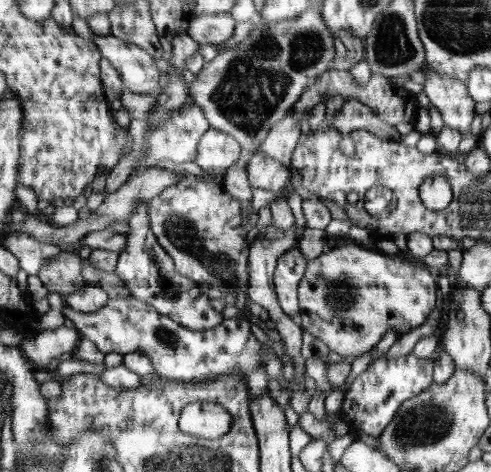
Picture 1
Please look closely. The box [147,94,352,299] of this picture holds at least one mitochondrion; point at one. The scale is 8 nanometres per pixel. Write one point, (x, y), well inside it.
(184, 235)

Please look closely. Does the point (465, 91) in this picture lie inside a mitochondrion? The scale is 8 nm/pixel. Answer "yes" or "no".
no

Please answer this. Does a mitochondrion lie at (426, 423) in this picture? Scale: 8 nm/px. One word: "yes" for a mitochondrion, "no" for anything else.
yes

